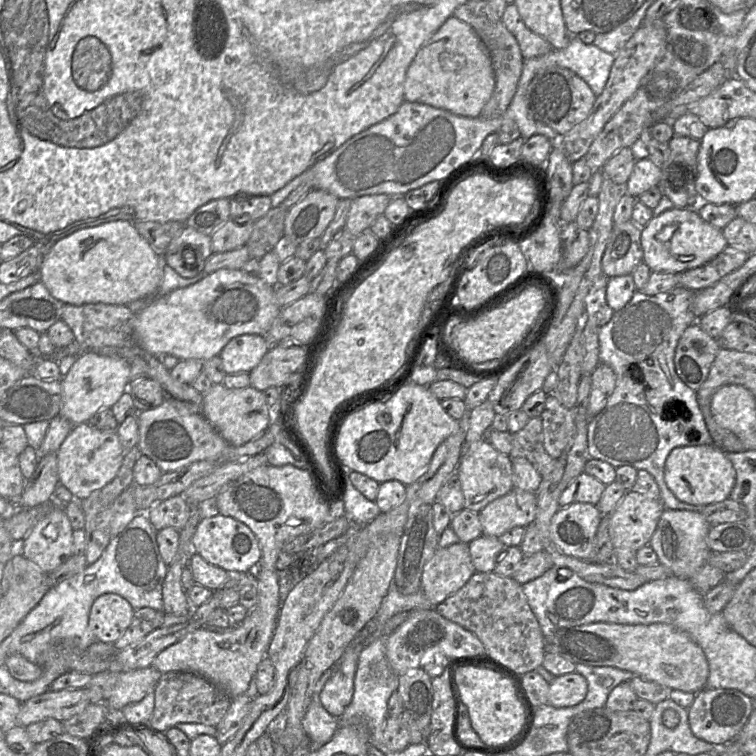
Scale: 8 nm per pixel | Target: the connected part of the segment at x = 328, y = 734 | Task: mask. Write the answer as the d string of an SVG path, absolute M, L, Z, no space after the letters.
M319 695L310 704L302 720L302 727L313 744L313 749L319 749L330 741L340 727L340 718L331 715L323 707Z

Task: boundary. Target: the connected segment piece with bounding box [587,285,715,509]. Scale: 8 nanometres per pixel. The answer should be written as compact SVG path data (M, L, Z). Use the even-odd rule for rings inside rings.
M677 285L675 288L666 291L664 293L660 293L654 296L648 296L641 291L635 291L631 300L619 311L614 312L611 320L603 327L599 329L599 359L600 363L603 363L609 366L616 376L616 385L612 395L607 400L605 408L595 415L594 417L589 419L588 427L587 427L587 442L588 442L588 458L600 460L606 462L613 466L614 468L622 467L622 466L631 466L637 471L645 470L651 474L651 476L656 481L659 487L659 498L661 499L665 509L667 509L666 499L664 497L664 490L666 489L666 483L664 480L664 466L666 459L671 452L672 449L676 447L683 446L698 446L698 445L715 445L714 441L706 427L704 417L700 410L698 401L697 401L697 393L696 391L689 388L677 375L674 366L674 355L677 343L685 331L687 327L691 324L695 323L698 319L695 317L693 312L691 311L691 303L692 296L694 291L687 289L683 286ZM677 403L682 404L686 410L684 412L679 412L677 410Z

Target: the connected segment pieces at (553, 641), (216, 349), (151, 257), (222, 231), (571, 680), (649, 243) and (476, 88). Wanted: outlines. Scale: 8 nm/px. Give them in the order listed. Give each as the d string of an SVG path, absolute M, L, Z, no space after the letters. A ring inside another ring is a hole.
M596 622L562 628L545 638L545 654L558 654L575 664L615 667L668 690L698 693L705 688L709 666L703 650L685 632L670 624L623 625Z
M219 269L206 275L194 285L155 298L136 315L135 335L137 344L156 357L170 355L178 360L206 361L219 356L225 345L234 337L243 334L258 334L266 337L280 309L275 300L274 287L269 286L262 279L250 276L241 269Z
M115 220L87 227L48 247L39 269L40 281L64 304L127 305L153 295L163 279L163 255L138 232L133 222Z
M230 219L211 235L213 253L226 252L244 246L249 240L254 222L237 223Z
M577 672L554 677L547 704L555 708L575 706L585 699L587 690L587 680Z
M675 208L664 211L642 228L643 262L652 272L682 273L700 267L721 253L727 244L722 229L705 222L695 208Z
M451 16L422 45L409 65L404 99L447 110L457 116L477 118L494 88L494 69L486 46L470 25Z

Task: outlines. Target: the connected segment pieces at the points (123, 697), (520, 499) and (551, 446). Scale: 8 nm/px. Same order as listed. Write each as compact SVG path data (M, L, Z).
M152 666L121 673L111 690L106 704L117 710L126 705L141 701L154 690L162 672Z
M513 488L479 512L482 533L499 538L514 527L526 528L534 524L536 512L536 493Z
M548 394L540 418L544 449L551 458L558 459L576 434L573 411Z

